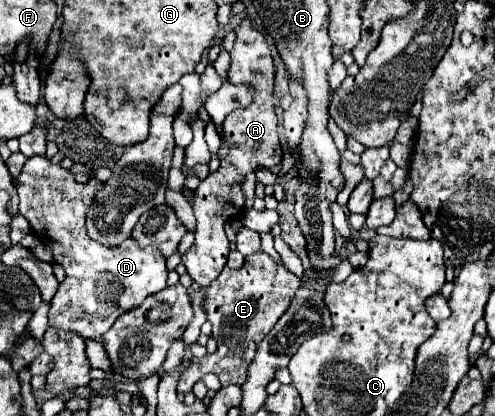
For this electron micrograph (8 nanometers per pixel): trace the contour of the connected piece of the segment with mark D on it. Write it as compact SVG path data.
M46 156L26 160L22 174L16 180L20 214L30 222L34 234L38 234L38 238L52 248L54 262L66 272L66 278L60 282L58 292L50 302L50 326L76 332L84 340L98 340L100 334L108 330L104 324L100 324L106 320L100 316L100 300L116 304L120 308L118 314L138 308L148 296L166 288L168 276L166 260L152 246L142 250L134 238L128 238L116 248L106 248L88 238L84 226L86 210L100 188L100 180L90 180L86 184L76 182L70 170L64 170L60 164L52 164Z

